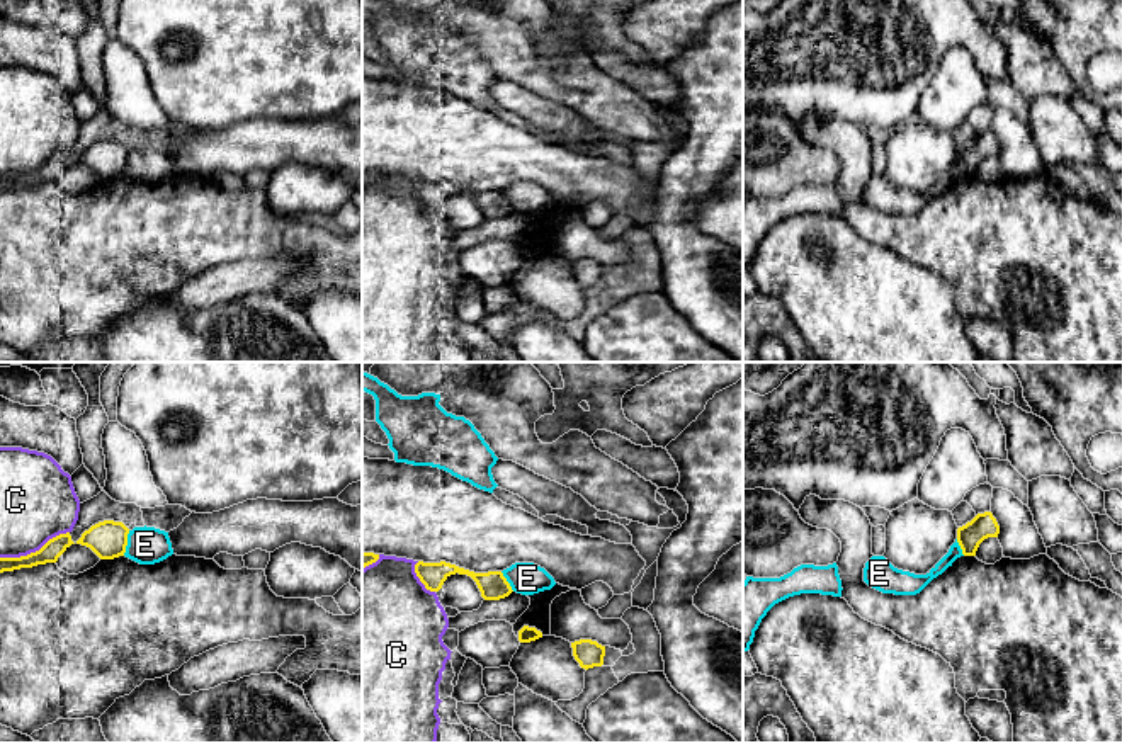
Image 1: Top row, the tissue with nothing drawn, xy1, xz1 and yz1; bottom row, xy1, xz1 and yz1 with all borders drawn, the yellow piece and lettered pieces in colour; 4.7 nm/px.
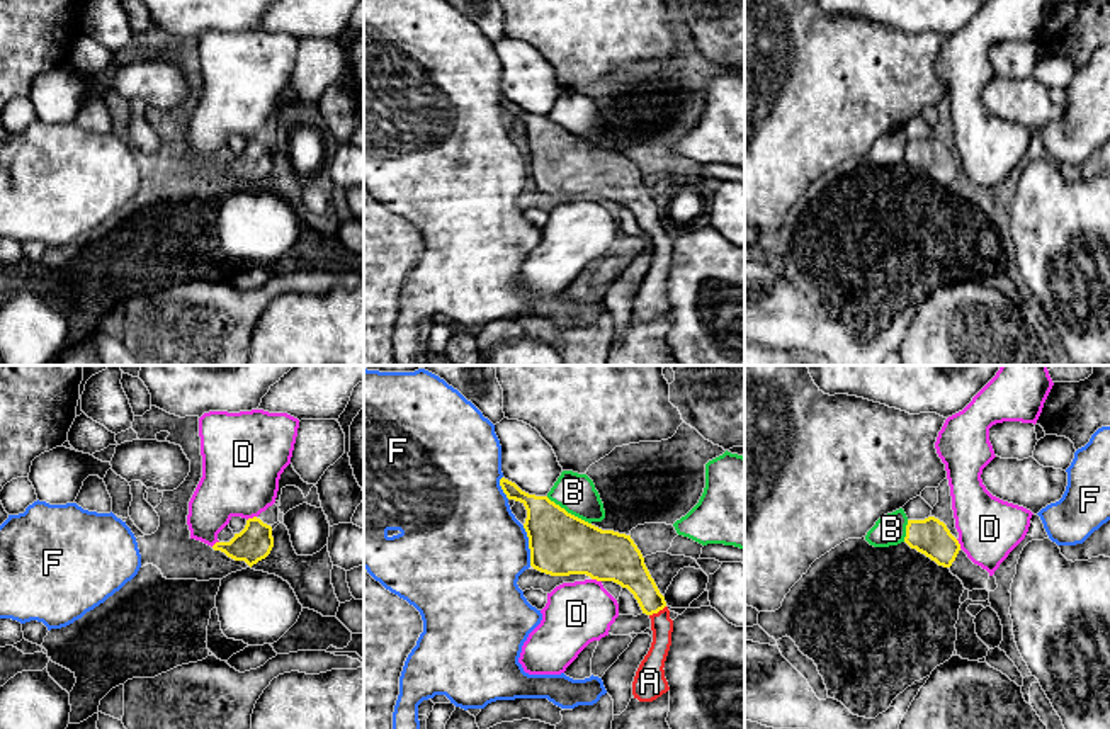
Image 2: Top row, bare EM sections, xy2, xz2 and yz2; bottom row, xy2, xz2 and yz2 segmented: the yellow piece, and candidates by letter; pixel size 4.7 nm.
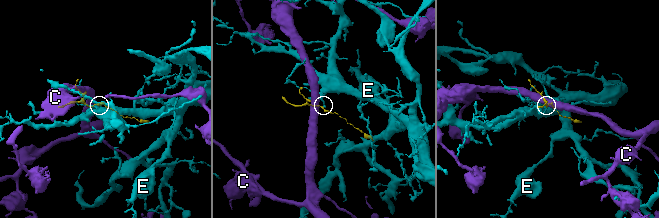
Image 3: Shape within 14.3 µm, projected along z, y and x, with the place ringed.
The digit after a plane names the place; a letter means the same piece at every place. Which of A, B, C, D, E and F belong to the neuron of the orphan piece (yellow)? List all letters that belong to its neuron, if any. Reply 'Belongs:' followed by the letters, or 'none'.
Belongs: A

